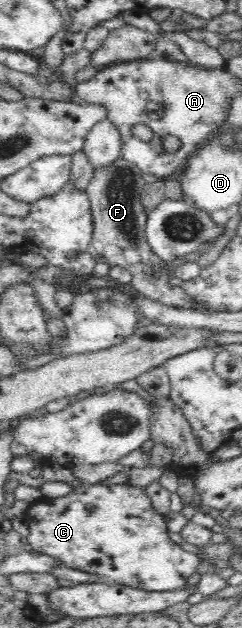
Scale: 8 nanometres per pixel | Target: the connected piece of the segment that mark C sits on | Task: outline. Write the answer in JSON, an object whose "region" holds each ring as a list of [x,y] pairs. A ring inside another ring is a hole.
{"region":[[[129,481],[113,485],[105,482],[79,484],[65,496],[39,499],[29,505],[23,521],[28,525],[30,532],[27,538],[33,551],[50,555],[65,567],[99,576],[105,584],[117,583],[149,592],[173,591],[186,586],[201,562],[199,554],[185,551],[171,540],[165,516],[155,510],[143,486],[132,485]]]}

